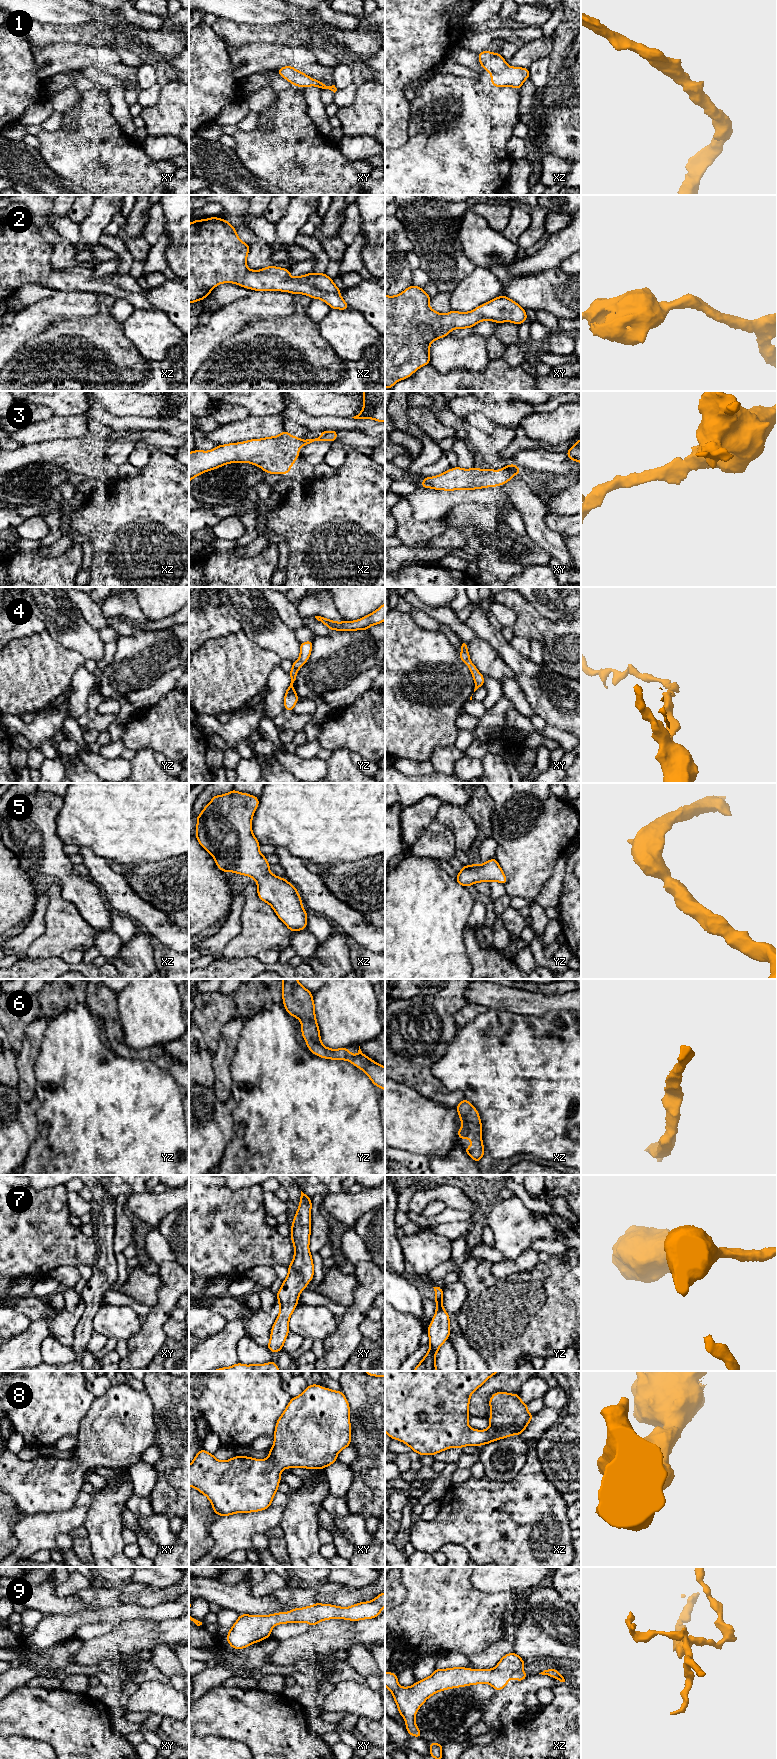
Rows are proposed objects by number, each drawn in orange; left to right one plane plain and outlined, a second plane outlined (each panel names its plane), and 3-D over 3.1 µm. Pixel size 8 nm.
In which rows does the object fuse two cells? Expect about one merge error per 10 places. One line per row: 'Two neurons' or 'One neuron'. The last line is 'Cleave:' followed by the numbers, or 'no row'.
1: One neuron
2: One neuron
3: One neuron
4: One neuron
5: One neuron
6: One neuron
7: One neuron
8: One neuron
9: One neuron
Cleave: no row

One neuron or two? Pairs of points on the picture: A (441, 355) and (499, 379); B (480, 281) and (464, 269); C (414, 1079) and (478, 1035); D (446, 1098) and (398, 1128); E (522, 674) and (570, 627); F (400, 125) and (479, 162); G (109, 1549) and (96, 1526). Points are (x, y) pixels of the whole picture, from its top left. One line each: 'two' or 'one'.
A: two
B: two
C: two
D: two
E: two
F: two
G: one

